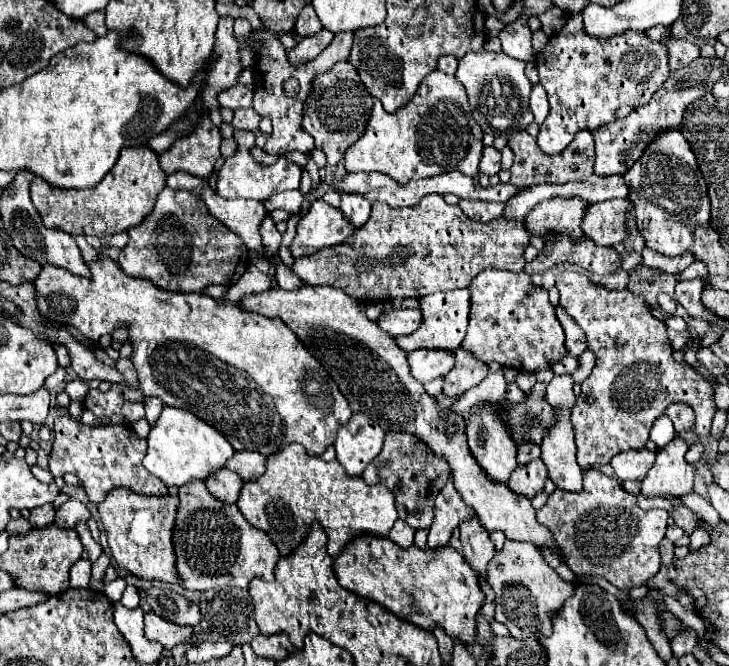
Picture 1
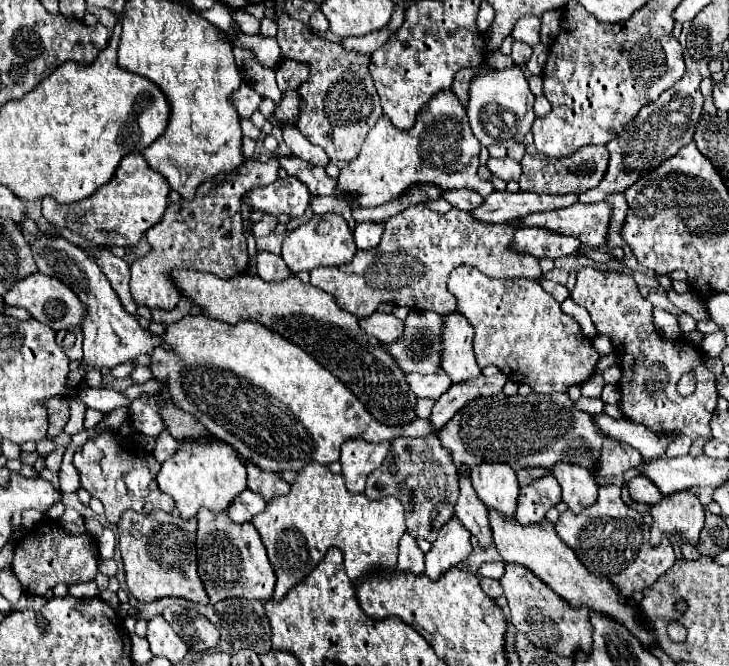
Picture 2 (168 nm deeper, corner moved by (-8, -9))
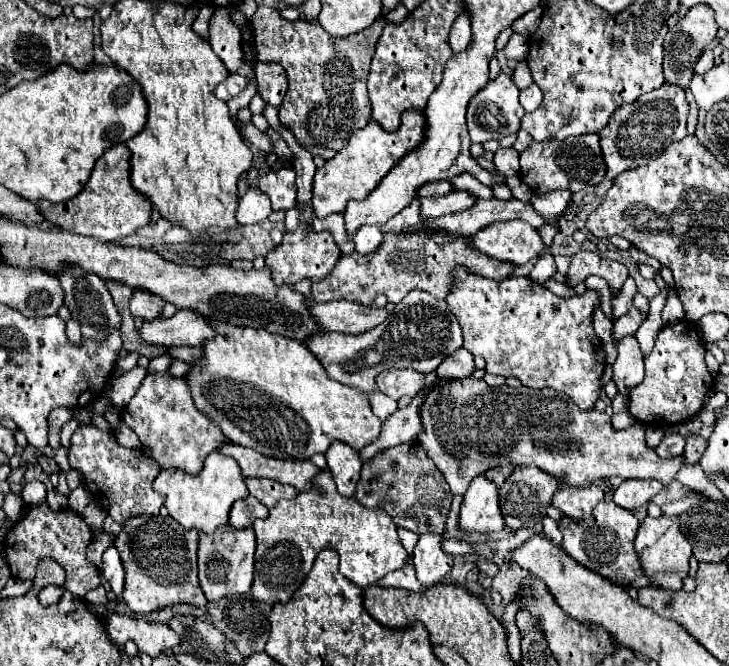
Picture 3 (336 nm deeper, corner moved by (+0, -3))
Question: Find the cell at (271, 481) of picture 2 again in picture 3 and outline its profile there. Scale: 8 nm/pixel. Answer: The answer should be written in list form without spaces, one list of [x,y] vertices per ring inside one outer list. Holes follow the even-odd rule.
[[[247,477],[245,479],[249,495],[257,497],[263,505],[273,507],[279,499],[291,499],[297,495],[297,489],[291,485],[277,483],[273,479],[259,479],[259,477]]]

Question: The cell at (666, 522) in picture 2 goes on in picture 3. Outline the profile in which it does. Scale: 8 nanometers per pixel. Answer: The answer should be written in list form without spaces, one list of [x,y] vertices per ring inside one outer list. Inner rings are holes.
[[[645,517],[639,525],[635,537],[635,551],[643,563],[645,575],[653,579],[653,585],[663,589],[681,589],[681,581],[689,571],[689,557],[691,557],[691,543],[681,531],[679,517]]]

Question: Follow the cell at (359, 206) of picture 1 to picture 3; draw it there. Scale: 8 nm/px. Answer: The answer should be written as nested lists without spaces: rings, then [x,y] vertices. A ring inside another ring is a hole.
[[[365,225],[365,227],[359,227],[359,231],[355,231],[355,235],[353,235],[355,249],[363,255],[373,253],[381,241],[383,241],[383,235],[381,235],[379,227],[367,227]]]

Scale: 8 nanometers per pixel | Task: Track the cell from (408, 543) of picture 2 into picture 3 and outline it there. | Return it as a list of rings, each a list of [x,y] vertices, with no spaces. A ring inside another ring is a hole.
[[[409,555],[409,561],[399,571],[387,573],[383,579],[377,581],[377,585],[403,587],[403,589],[411,589],[411,591],[423,591],[423,585],[415,577],[415,565],[411,563],[411,555]]]

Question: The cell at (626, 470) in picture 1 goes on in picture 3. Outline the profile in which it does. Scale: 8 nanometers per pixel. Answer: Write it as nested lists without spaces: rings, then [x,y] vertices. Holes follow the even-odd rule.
[[[625,479],[613,493],[613,501],[619,507],[625,509],[637,509],[645,503],[649,503],[659,491],[663,489],[663,485],[655,479]]]

